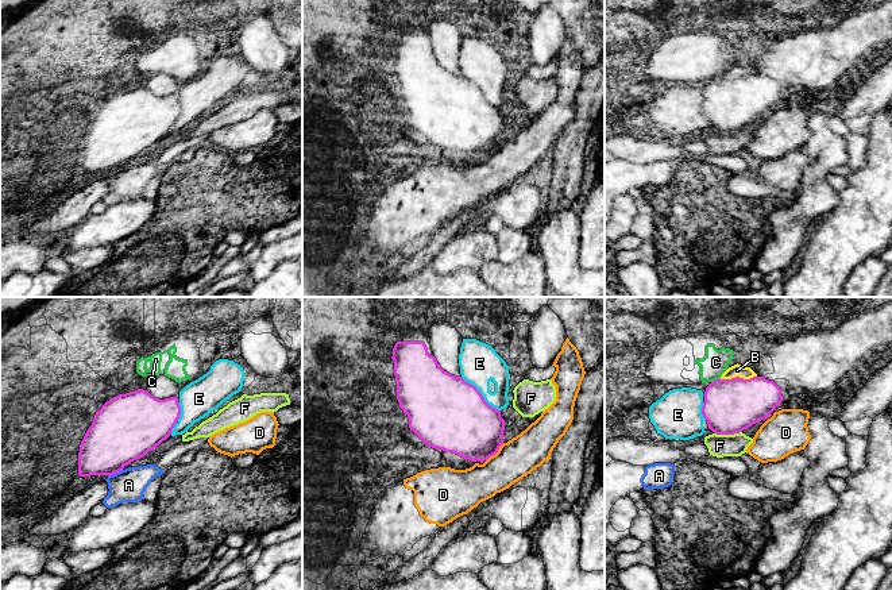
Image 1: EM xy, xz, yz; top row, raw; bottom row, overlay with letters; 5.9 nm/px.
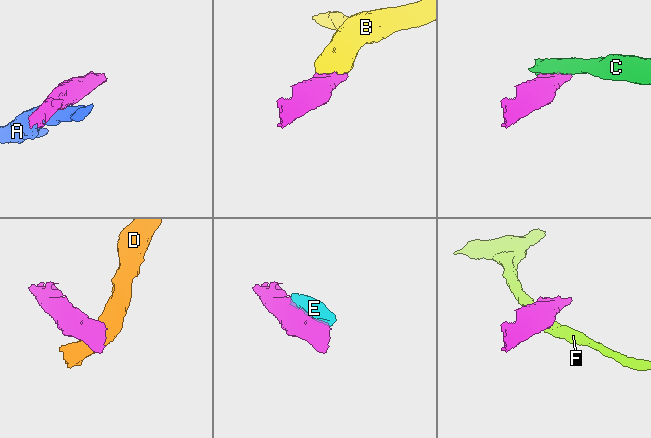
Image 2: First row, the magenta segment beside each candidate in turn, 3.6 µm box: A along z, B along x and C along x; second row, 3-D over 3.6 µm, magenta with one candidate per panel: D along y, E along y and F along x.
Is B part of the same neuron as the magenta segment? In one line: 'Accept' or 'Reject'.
Accept

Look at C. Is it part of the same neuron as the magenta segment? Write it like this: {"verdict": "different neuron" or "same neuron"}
{"verdict": "different neuron"}

